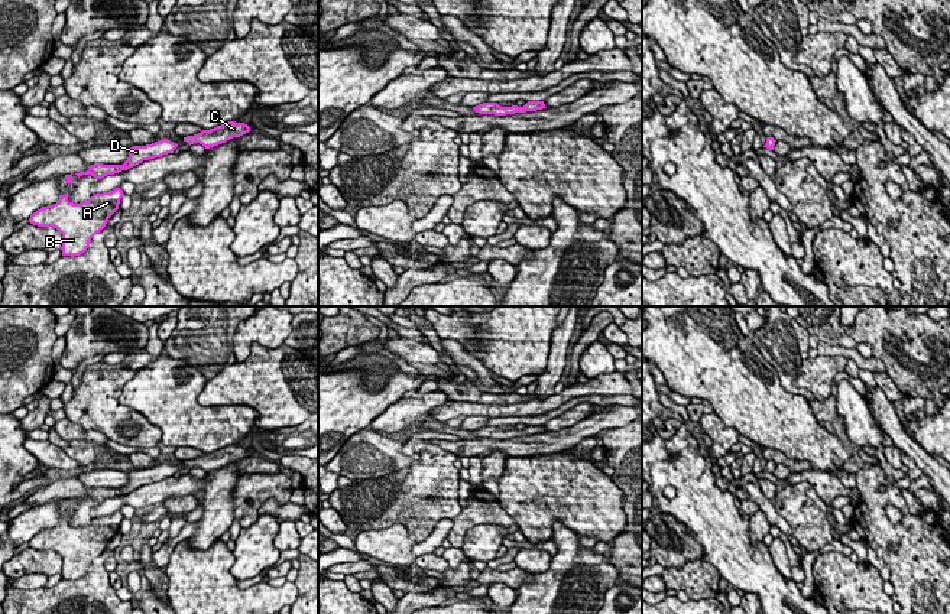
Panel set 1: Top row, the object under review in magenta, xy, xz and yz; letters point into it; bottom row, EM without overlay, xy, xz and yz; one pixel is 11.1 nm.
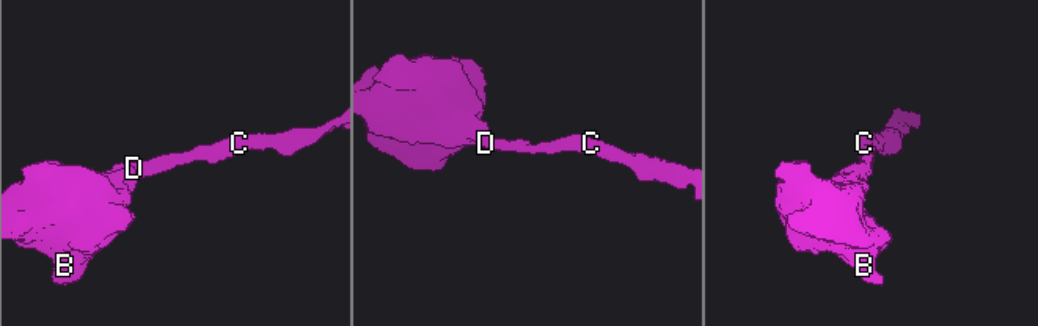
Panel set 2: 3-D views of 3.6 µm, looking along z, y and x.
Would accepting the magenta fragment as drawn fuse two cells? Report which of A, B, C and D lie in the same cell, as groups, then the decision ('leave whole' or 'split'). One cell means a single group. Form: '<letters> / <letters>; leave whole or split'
A B C D; leave whole

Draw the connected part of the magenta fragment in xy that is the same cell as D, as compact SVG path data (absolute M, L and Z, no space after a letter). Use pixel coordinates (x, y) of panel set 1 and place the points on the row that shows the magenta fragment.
M162 139L162 140L158 140L152 144L146 144L146 146L133 146L129 149L129 157L123 165L94 163L94 165L91 165L91 168L87 172L80 172L75 175L78 178L82 175L91 175L95 179L101 179L107 175L114 175L121 170L127 170L127 169L142 163L143 160L149 160L149 159L161 157L168 153L174 153L174 150L176 147L178 147L178 144L168 139Z

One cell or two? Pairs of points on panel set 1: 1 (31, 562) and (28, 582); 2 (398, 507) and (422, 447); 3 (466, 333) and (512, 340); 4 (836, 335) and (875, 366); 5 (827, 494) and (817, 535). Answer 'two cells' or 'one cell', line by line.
1: two cells
2: one cell
3: one cell
4: two cells
5: two cells

